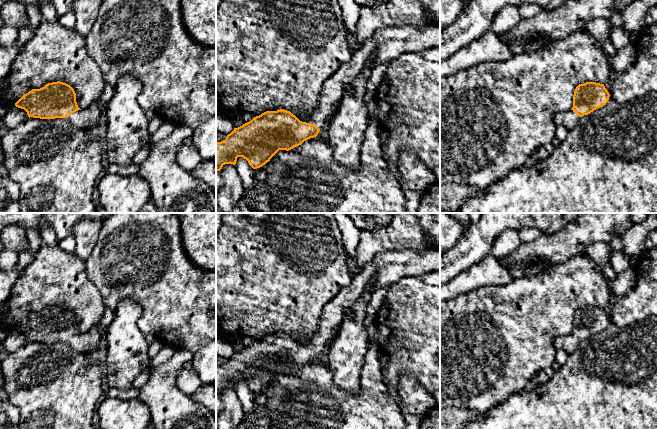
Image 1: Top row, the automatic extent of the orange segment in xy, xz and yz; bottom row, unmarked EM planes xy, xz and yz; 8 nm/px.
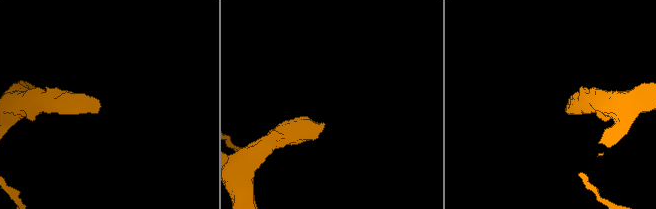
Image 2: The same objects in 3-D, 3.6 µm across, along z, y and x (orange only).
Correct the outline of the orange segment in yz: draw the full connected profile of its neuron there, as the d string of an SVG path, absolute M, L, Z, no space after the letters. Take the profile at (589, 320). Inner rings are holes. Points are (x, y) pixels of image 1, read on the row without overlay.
M596 306L579 308L574 315L572 333L559 336L554 341L554 347L569 355L576 349L580 341L606 329L609 321L610 318L604 308Z

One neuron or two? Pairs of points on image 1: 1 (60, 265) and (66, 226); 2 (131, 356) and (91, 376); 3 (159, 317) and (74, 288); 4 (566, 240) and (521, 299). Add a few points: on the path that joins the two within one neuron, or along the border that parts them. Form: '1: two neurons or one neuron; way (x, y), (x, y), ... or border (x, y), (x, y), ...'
1: two neurons; border (44, 223), (54, 230), (59, 241)
2: two neurons; border (103, 367), (105, 372)
3: two neurons; border (88, 277), (98, 290), (102, 303), (105, 306)
4: two neurons; border (576, 255), (554, 265)

